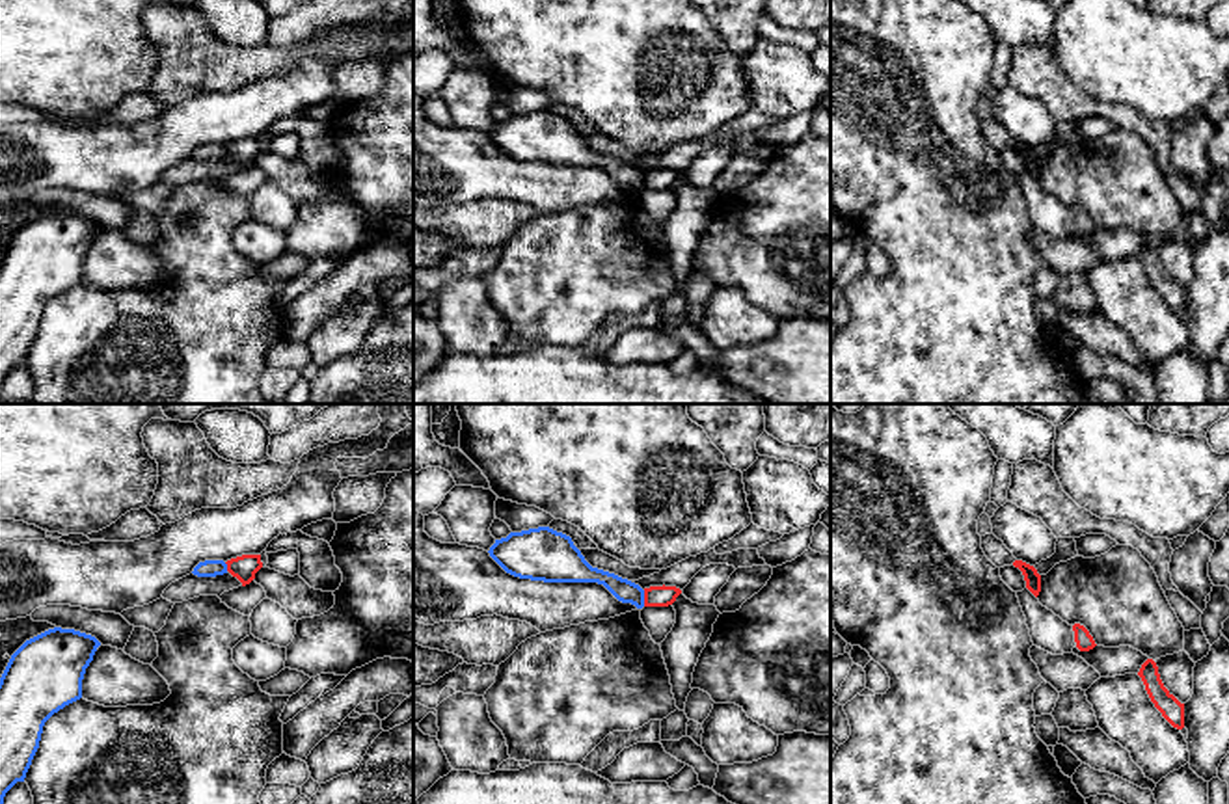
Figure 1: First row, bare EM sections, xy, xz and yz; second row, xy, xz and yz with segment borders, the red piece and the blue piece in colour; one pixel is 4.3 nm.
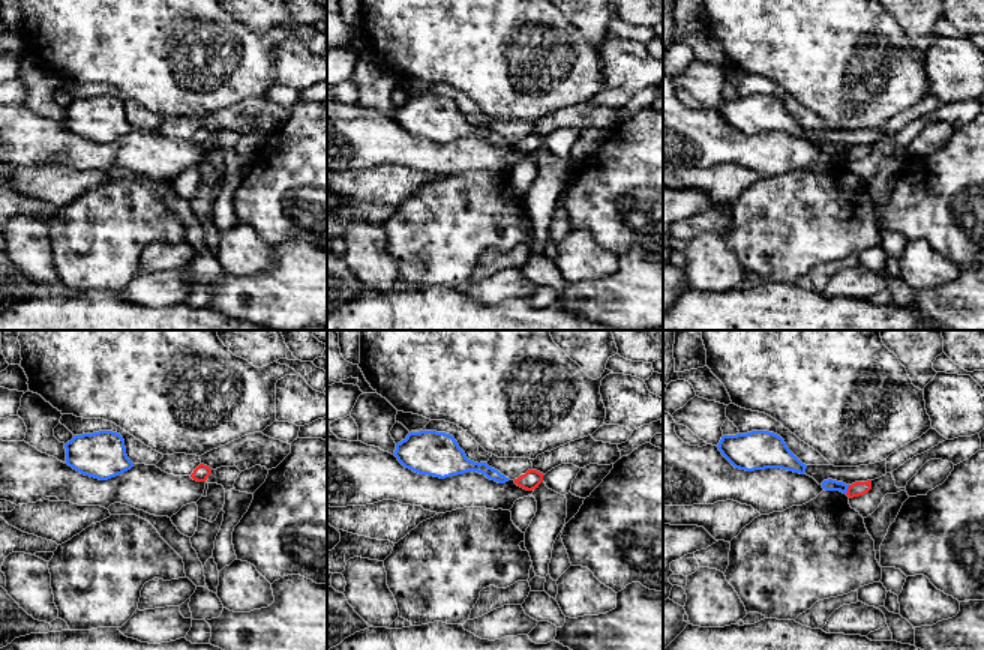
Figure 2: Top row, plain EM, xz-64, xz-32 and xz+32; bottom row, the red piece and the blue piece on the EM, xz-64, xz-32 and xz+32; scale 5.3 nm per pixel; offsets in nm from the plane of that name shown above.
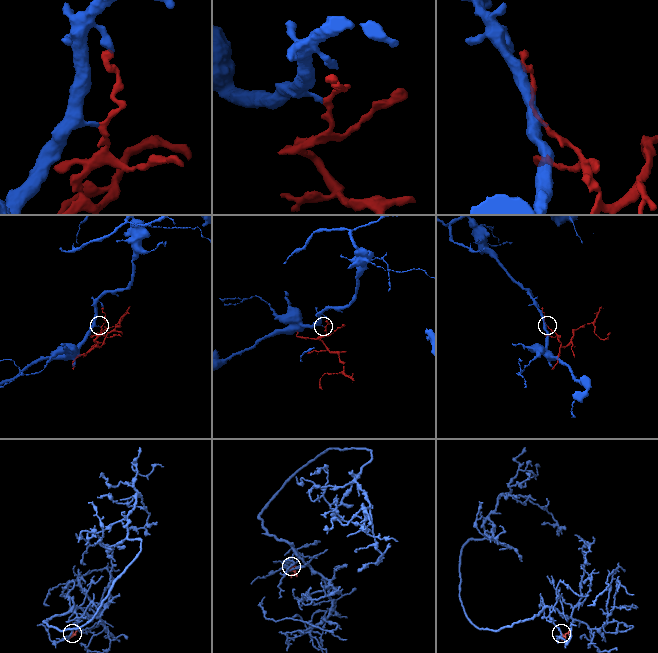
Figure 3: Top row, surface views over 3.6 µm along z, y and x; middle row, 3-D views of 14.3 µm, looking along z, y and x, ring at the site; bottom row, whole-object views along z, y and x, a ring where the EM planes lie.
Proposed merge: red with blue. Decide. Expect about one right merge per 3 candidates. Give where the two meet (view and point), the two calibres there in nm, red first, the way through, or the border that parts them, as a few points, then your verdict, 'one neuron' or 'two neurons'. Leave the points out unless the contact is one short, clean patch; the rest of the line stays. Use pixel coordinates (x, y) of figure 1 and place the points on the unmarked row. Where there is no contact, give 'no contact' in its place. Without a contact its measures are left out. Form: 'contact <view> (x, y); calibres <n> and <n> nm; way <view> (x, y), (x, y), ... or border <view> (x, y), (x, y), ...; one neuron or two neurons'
contact xz (645, 181); calibres 100 and 100 nm; border xz (643, 174), (645, 188); two neurons

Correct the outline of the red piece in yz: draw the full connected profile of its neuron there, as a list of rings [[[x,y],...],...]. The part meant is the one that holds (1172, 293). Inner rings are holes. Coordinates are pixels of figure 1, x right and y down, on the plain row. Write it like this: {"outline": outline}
{"outline": [[[1147,242],[1138,259],[1141,261],[1145,274],[1162,296],[1162,300],[1177,313],[1184,311],[1184,287],[1181,287],[1162,266],[1158,249],[1153,242]]]}

